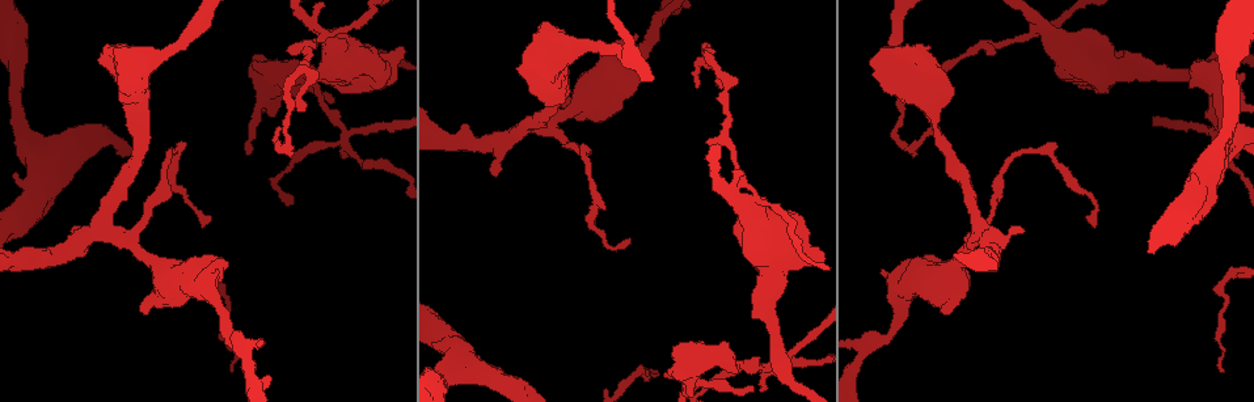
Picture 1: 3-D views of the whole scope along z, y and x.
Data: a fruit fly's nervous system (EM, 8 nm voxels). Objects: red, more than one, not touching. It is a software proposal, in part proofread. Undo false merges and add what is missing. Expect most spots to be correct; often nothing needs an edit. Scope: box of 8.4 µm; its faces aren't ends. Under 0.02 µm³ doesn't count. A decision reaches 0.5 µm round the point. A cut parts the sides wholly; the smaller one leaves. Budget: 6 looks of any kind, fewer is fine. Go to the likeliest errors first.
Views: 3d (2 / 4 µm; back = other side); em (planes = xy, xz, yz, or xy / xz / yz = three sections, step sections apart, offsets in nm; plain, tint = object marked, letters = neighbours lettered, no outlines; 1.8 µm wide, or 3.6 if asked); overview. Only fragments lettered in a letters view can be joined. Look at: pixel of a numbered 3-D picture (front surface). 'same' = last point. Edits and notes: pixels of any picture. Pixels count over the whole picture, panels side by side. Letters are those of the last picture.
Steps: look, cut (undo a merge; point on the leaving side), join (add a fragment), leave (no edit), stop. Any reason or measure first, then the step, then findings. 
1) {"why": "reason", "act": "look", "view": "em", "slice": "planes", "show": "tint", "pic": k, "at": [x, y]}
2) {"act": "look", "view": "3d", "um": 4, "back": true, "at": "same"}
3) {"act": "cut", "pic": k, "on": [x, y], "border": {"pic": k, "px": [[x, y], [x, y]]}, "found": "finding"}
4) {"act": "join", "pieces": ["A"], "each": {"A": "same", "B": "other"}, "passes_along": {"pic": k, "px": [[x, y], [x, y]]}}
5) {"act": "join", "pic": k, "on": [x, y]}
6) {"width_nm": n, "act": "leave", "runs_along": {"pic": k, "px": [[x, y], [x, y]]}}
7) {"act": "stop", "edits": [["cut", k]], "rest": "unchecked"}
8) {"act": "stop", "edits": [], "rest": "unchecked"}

{"why": "four-way junction", "act": "look", "view": "em", "um": 3.6, "slice": "planes", "show": "letters", "pic": 1, "at": [343, 137]}

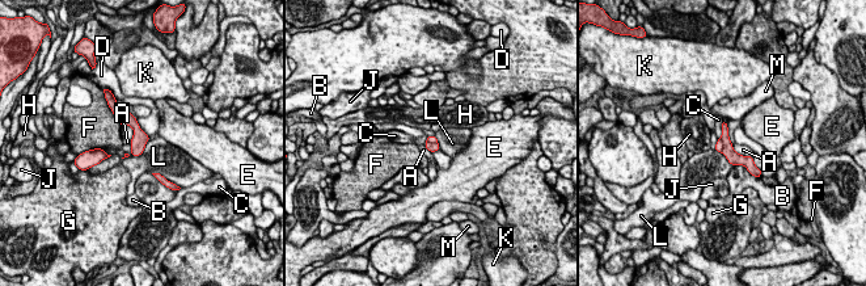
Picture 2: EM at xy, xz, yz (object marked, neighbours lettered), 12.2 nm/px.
{"act": "cut", "pic": 2, "on": [719, 144], "each": {"A": "other", "B": "other", "C": "other", "D": "other", "E": "other", "F": "other", "G": "other", "H": "other", "J": "other", "K": "other", "L": "other", "M": "other"}, "found": "a second cell is stuck on"}

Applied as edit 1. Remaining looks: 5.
{"why": "redraw", "act": "look", "view": "overview"}

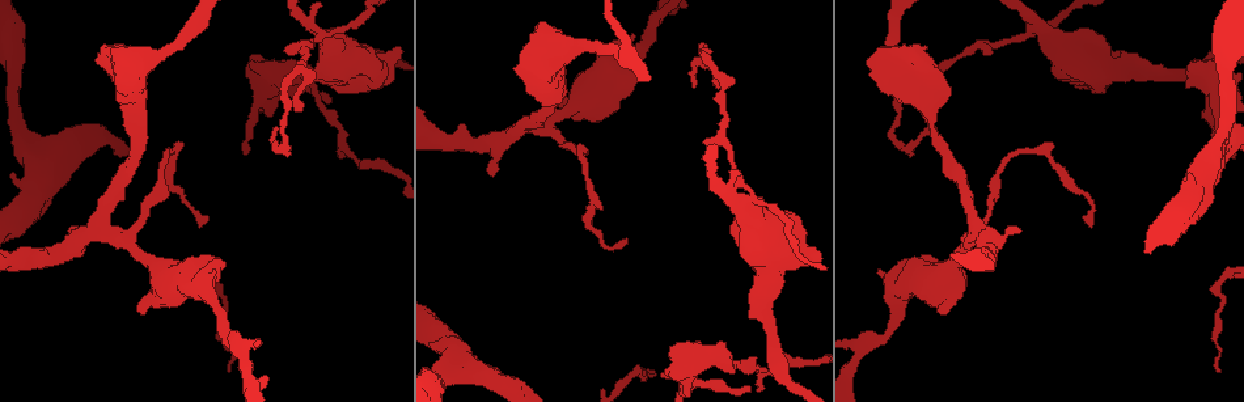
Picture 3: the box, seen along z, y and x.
{"why": "four or more arms meet", "act": "look", "view": "em", "slice": "planes", "show": "letters", "pic": 3, "at": [523, 129]}

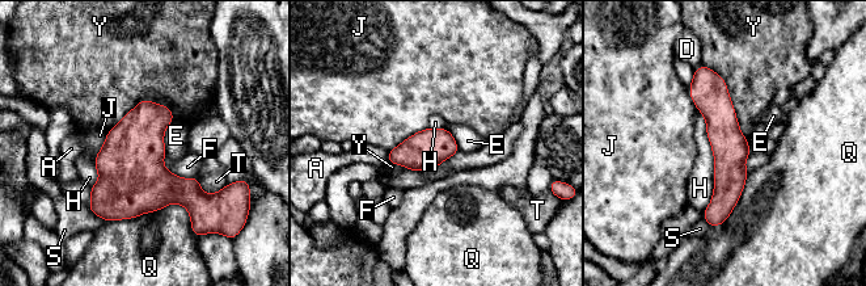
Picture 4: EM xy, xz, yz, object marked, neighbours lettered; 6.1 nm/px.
{"act": "leave", "each": {"A": "other", "D": "other", "E": "other", "F": "other", "H": "other", "J": "other", "Q": "other", "S": "other", "T": "other", "Y": "other"}, "runs_along": {"pic": 4, "px": [[702, 74], [726, 139], [717, 222]]}, "found": "one cell here"}

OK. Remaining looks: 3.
{"why": "tapers out", "act": "look", "view": "em", "slice": "xz", "step": 8, "show": "letters", "pic": 3, "at": [298, 108]}

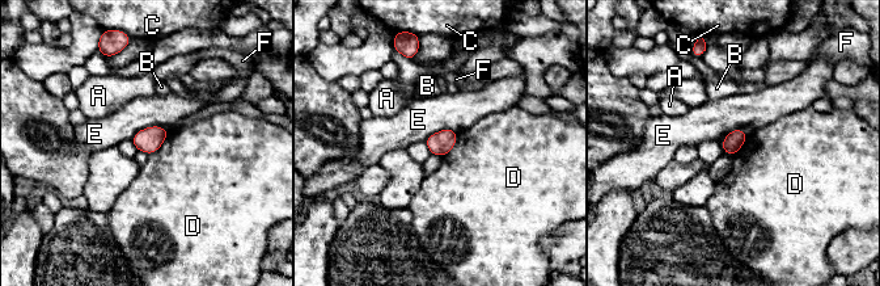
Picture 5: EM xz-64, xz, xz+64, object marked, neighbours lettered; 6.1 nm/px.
{"act": "look", "view": "em", "slice": "planes", "show": "letters", "at": "same"}

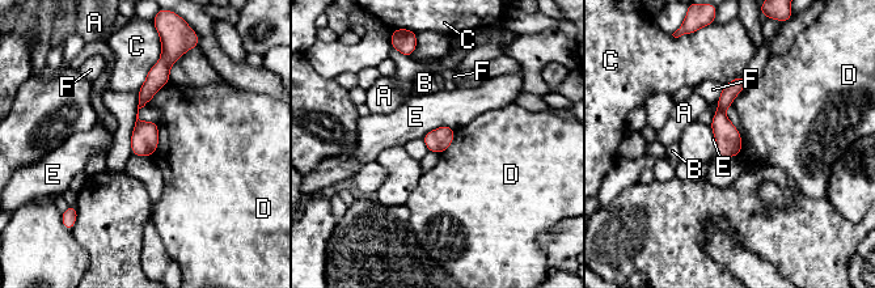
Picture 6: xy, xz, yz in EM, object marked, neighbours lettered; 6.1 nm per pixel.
{"longest_contact_nm": ["C", 280], "act": "leave", "each": {"A": "other", "B": "other", "C": "other", "D": "other", "E": "other", "F": "other"}, "border": {"pic": 6, "px": [[156, 122], [157, 148], [149, 156]]}, "found": "no lettered fragment goes on from it"}

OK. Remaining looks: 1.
{"act": "stop", "edits": [["cut", 2]], "rest": "unchecked"}

